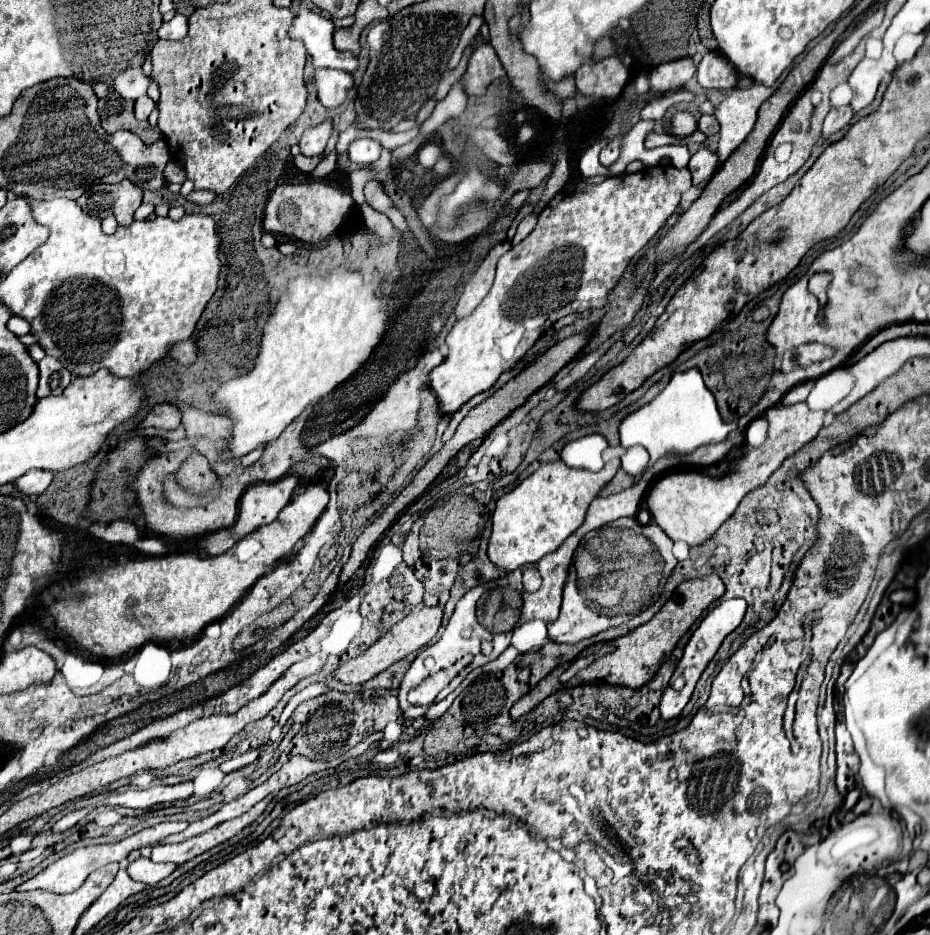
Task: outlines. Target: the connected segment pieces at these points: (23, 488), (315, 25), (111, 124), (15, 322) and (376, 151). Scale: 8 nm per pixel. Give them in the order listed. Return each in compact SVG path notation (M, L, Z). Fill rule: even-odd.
M32 469L20 479L14 481L16 489L24 495L40 495L46 491L46 487L52 483L54 473L52 471L42 471L42 469Z
M300 5L292 27L292 37L304 41L316 69L340 69L346 73L356 73L358 57L352 53L342 53L334 47L332 23L326 17L310 13Z
M110 89L110 93L104 99L100 99L98 115L104 131L108 133L118 129L128 129L136 133L144 143L154 143L158 139L158 135L150 129L148 123L140 123L134 117L134 101L122 99L114 89Z
M14 315L14 317L10 317L10 321L8 321L8 329L10 329L12 333L16 333L18 337L22 337L22 335L30 333L30 323L28 323L26 319Z
M362 137L362 139L356 139L356 141L350 143L348 157L350 157L352 163L356 163L360 167L366 167L380 157L380 151L382 151L382 145L378 141Z

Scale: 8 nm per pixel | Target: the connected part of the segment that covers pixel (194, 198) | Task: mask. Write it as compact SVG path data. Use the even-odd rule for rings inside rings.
M193 190L188 196L187 200L199 204L208 205L216 198L216 194L210 191L196 191Z

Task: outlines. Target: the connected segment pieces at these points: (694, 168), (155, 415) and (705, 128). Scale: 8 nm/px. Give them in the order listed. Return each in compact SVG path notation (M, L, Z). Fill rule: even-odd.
M700 147L688 163L688 169L692 173L692 181L694 185L702 183L702 181L710 181L712 175L718 169L718 155L714 151L710 151L708 147Z
M158 405L148 413L140 427L158 427L158 429L176 429L180 425L182 411L176 405Z
M702 115L700 117L700 121L698 121L698 125L700 125L700 131L704 133L704 135L716 135L718 133L718 129L720 129L720 125L718 125L718 121L716 121L716 117L714 115Z

